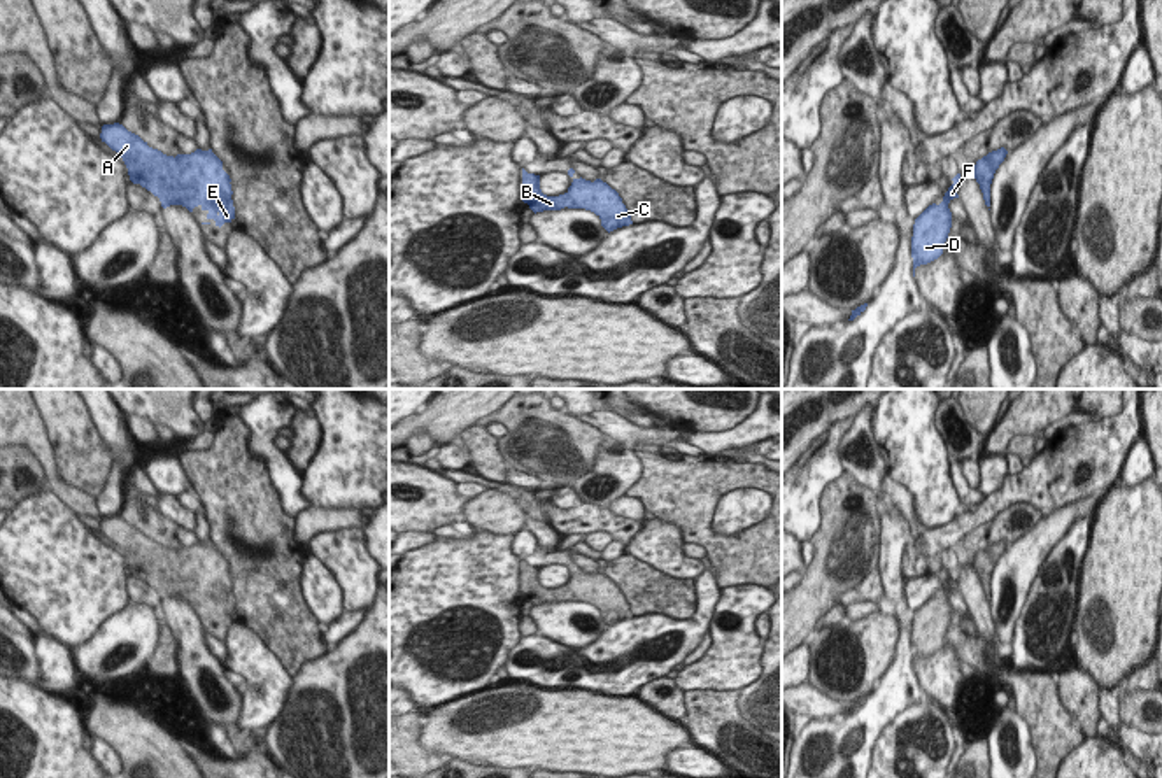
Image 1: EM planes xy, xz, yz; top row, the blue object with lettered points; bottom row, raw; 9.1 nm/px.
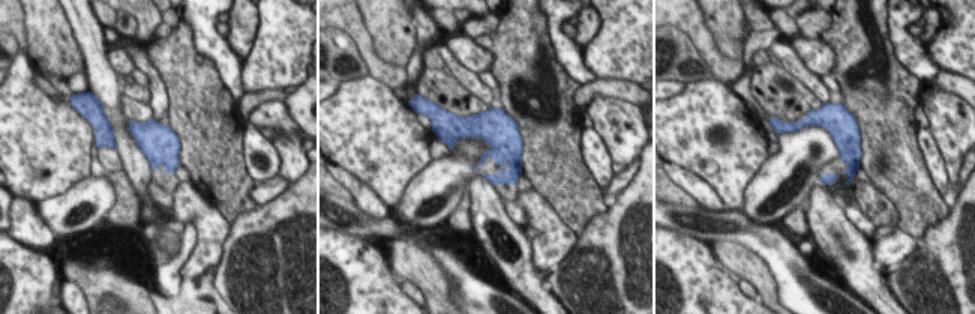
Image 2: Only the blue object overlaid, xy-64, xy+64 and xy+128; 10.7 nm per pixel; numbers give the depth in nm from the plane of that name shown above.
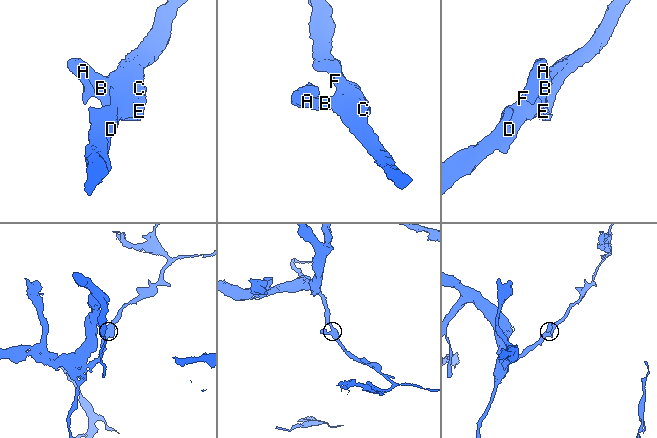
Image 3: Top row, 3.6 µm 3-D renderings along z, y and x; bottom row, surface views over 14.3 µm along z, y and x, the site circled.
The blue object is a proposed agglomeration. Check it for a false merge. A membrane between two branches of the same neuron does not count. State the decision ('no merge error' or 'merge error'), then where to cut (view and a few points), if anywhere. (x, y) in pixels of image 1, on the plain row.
no merge error; cut none

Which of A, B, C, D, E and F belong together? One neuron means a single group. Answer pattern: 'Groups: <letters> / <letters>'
Groups: A B C D E F.

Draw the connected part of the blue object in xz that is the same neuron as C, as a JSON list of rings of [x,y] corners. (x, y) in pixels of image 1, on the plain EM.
[[[522,561],[522,594],[536,605],[568,601],[585,601],[594,605],[601,612],[601,619],[610,626],[617,620],[633,617],[629,603],[622,596],[622,591],[601,571],[594,575],[585,571],[575,571],[575,562],[570,561],[568,568],[573,571],[564,587],[547,589],[540,582],[540,568],[528,566]]]

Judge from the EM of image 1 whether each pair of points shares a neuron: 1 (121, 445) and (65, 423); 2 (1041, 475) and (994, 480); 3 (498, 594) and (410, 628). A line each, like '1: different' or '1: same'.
1: different
2: different
3: same

